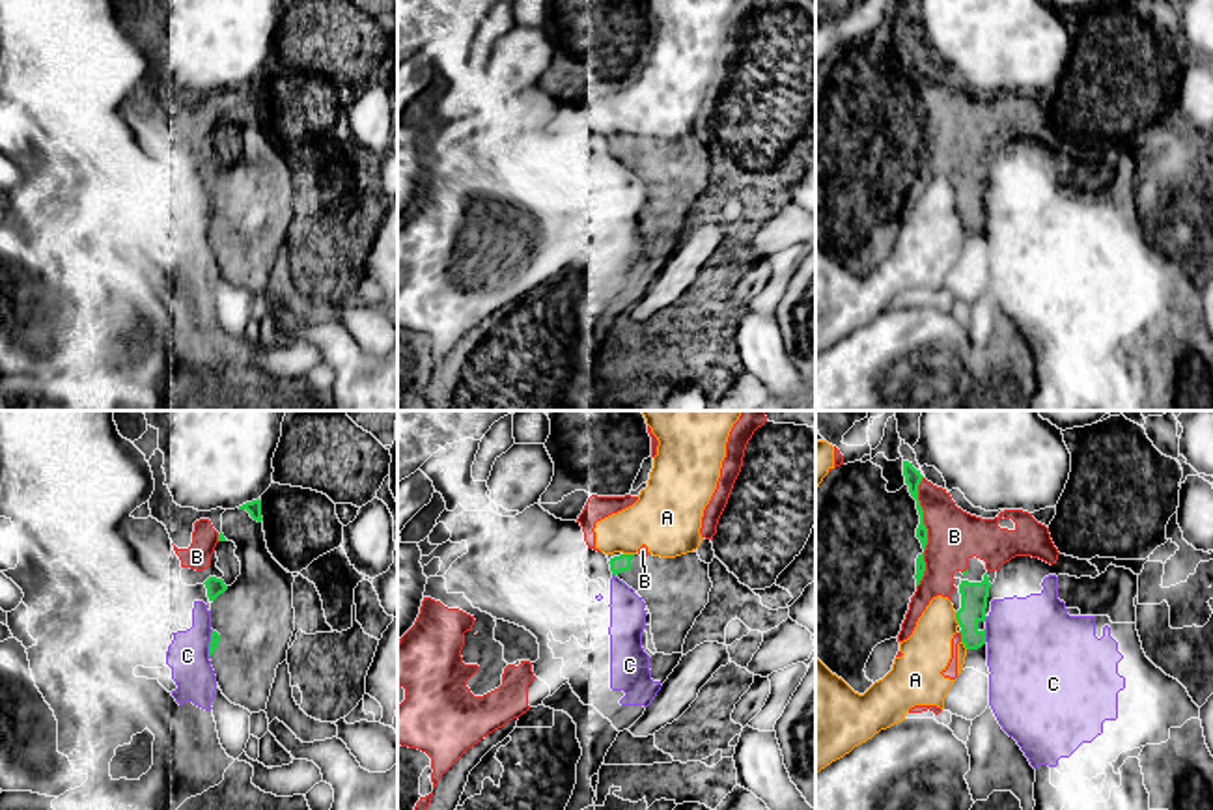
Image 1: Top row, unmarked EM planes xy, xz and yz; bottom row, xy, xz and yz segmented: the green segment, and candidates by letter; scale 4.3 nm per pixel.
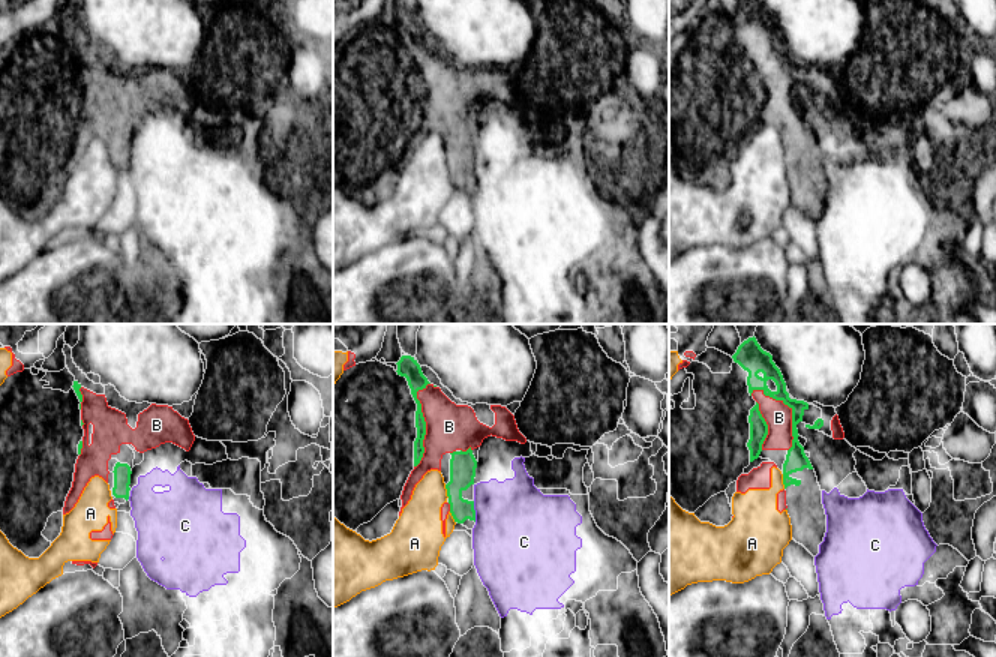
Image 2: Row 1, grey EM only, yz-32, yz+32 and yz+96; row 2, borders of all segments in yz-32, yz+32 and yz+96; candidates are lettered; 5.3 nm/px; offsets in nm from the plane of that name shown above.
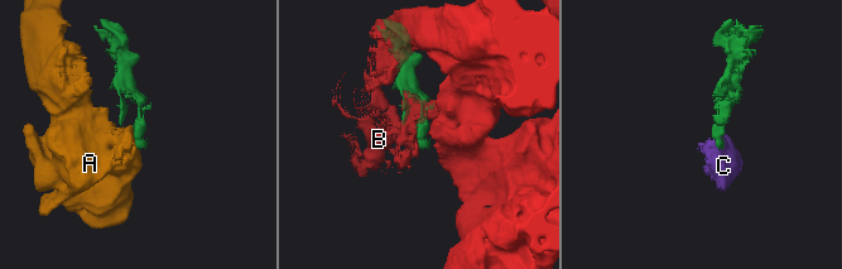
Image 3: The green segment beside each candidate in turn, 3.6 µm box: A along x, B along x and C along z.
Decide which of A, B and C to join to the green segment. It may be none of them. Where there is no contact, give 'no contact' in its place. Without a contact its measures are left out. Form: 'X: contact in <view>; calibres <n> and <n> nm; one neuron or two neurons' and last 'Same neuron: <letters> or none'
A: contact in yz; calibres 110 and 200 nm; two neurons
B: contact in yz; calibres 70 and 240 nm; two neurons
C: contact in yz; calibres 110 and 440 nm; two neurons
Same neuron: none

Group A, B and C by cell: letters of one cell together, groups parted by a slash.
A B C

